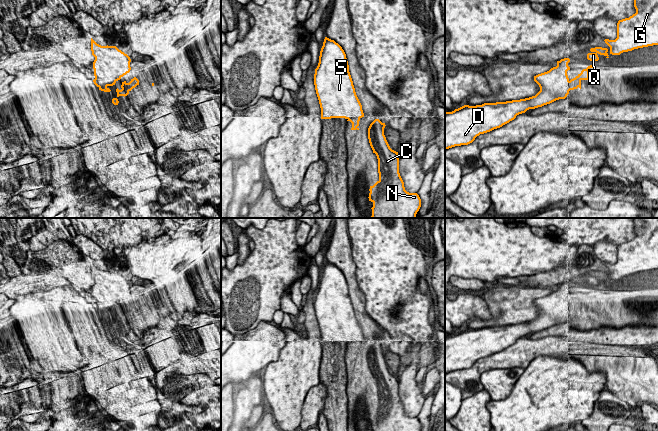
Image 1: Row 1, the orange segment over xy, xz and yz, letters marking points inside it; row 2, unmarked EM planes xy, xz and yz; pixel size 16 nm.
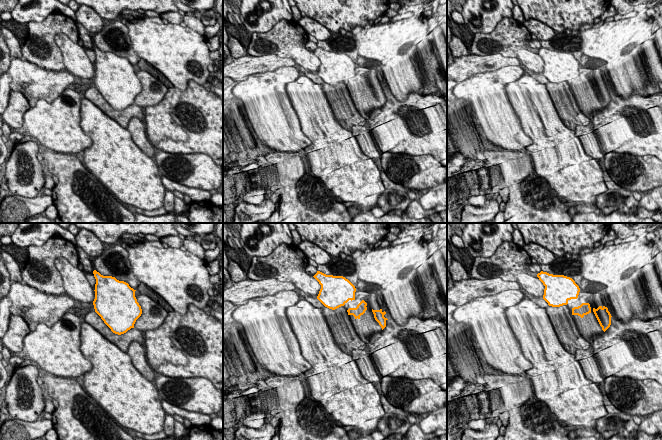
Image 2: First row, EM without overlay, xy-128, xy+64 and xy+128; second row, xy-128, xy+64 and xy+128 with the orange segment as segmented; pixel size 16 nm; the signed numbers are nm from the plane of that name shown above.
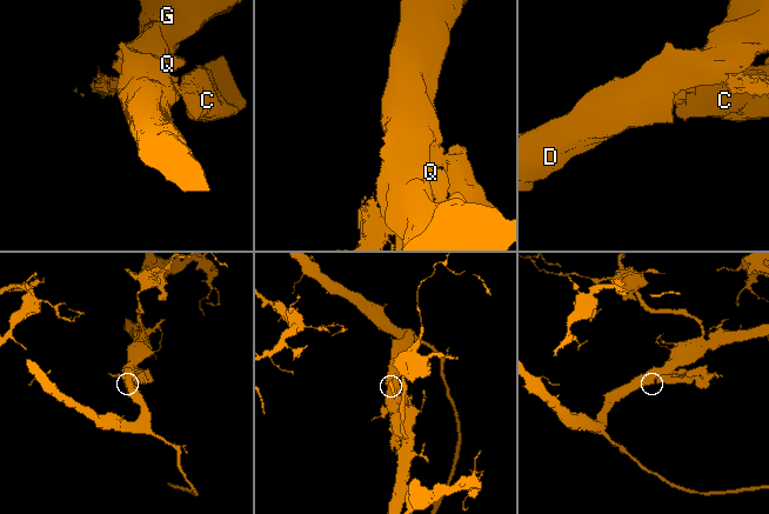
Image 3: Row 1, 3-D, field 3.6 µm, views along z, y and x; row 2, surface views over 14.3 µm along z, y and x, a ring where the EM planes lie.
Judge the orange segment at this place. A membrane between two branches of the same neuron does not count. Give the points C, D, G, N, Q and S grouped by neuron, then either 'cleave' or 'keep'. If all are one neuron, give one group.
C N / D G Q S; cleave

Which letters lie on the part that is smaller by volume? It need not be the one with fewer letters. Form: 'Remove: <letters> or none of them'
Remove: C, N

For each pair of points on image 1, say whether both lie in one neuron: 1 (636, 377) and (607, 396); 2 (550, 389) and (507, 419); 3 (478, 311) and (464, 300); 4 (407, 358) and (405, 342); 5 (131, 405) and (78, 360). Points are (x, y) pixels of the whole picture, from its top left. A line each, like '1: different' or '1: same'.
1: different
2: same
3: same
4: same
5: different

